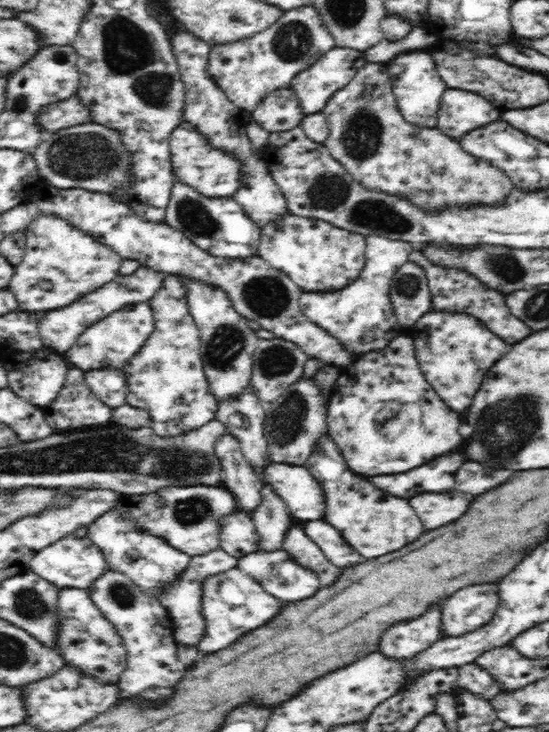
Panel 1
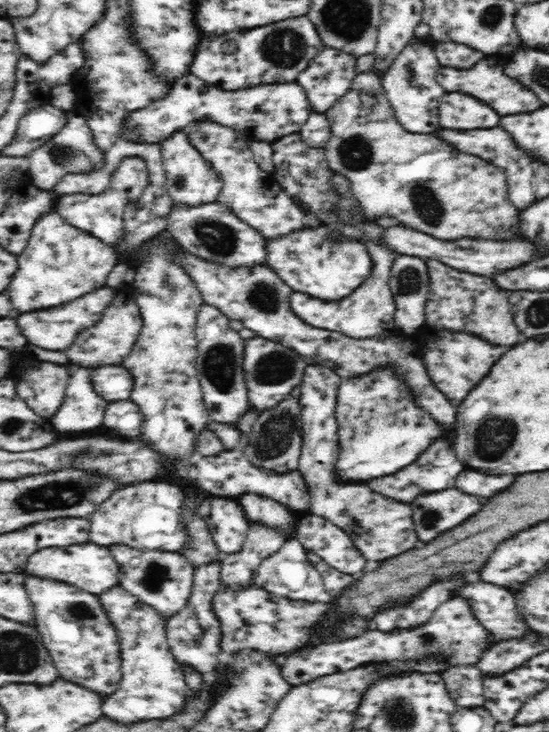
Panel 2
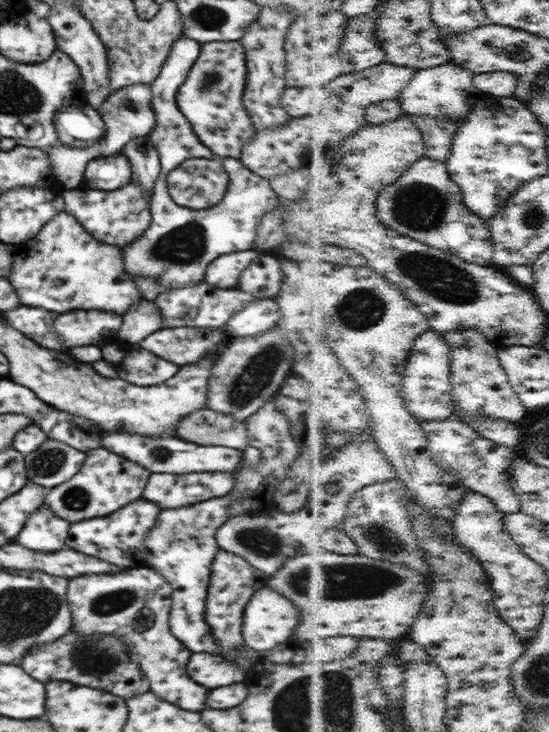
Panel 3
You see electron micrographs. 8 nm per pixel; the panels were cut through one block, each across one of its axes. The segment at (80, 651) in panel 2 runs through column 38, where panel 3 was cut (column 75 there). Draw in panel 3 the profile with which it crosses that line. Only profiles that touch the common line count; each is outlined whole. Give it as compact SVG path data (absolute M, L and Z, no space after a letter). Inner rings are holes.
M146 566L122 574L82 575L69 579L66 600L72 614L70 632L80 637L118 637L126 645L130 661L137 662L148 679L149 692L184 710L201 713L206 710L208 688L190 680L186 665L191 651L170 631L172 591L161 574Z

